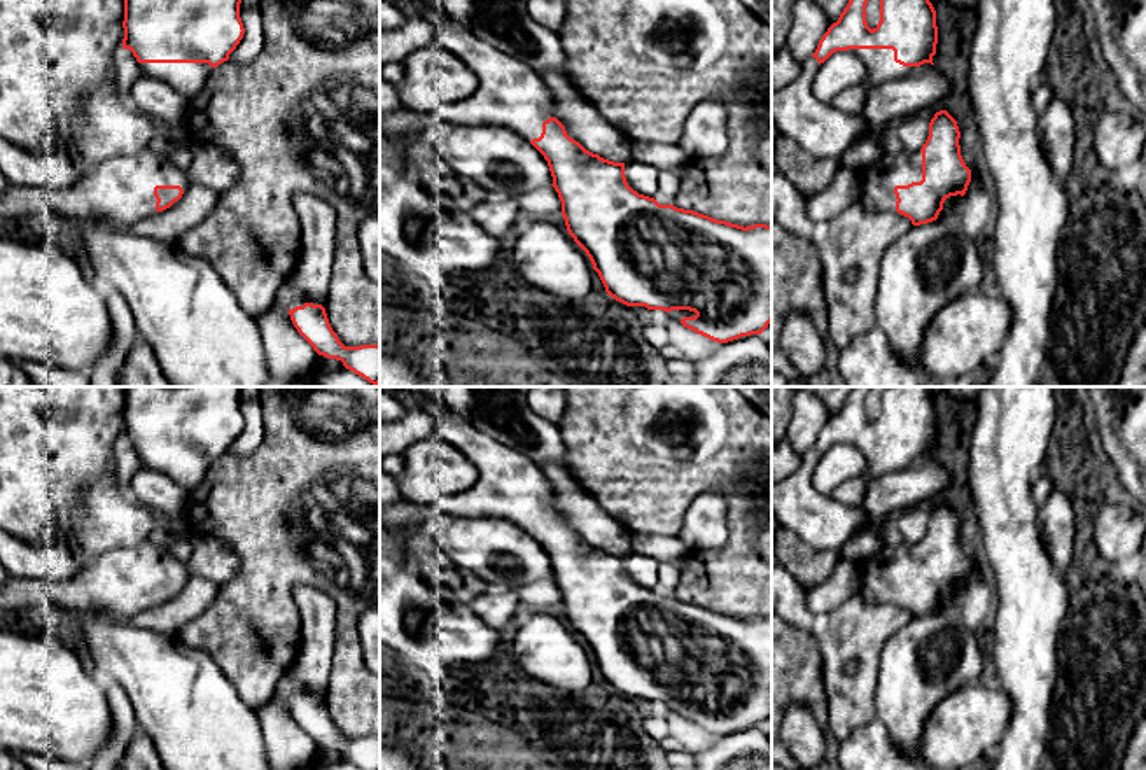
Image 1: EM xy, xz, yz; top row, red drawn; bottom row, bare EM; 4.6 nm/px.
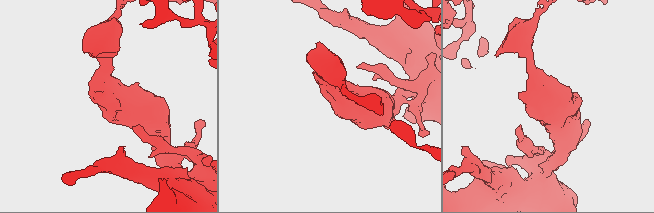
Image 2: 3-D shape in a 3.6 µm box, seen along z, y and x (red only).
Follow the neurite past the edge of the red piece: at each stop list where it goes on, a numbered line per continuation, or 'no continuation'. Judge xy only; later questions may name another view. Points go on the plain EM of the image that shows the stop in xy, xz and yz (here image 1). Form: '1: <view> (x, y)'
1: xy (188, 471)

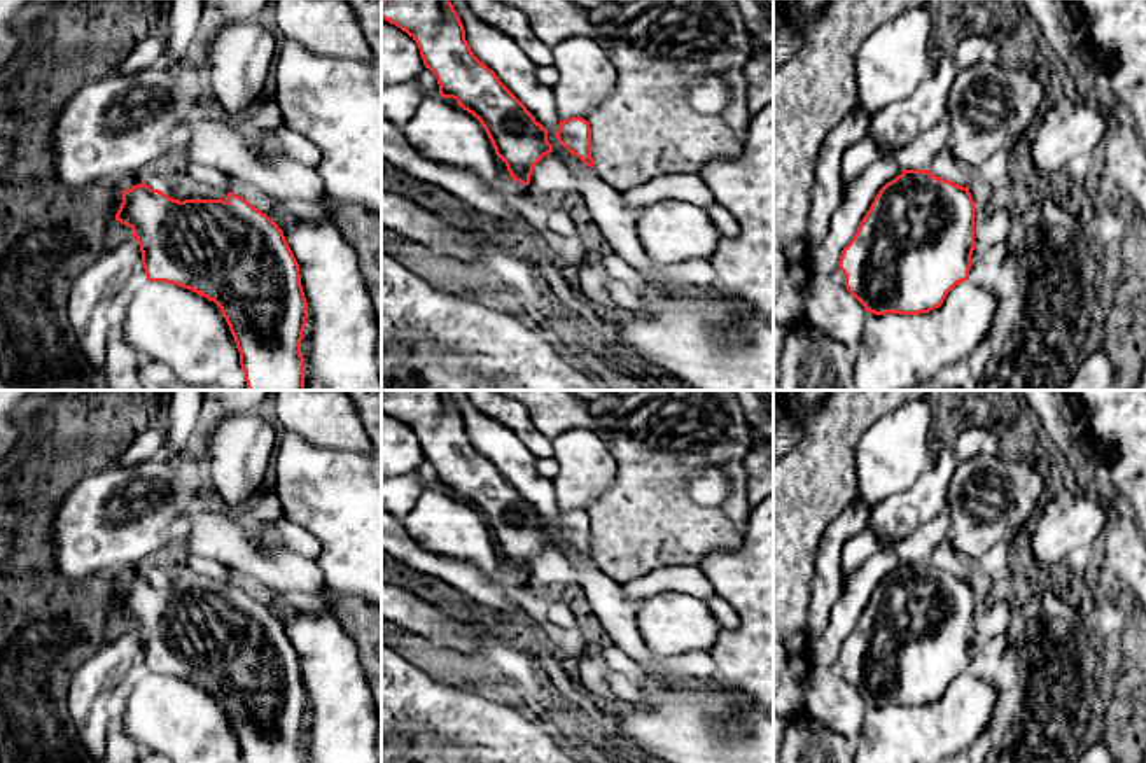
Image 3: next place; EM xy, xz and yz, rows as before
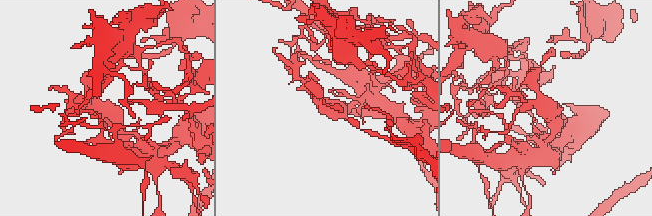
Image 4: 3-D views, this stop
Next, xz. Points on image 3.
no continuation

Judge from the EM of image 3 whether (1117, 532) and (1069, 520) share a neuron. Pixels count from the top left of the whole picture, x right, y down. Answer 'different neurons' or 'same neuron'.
different neurons

